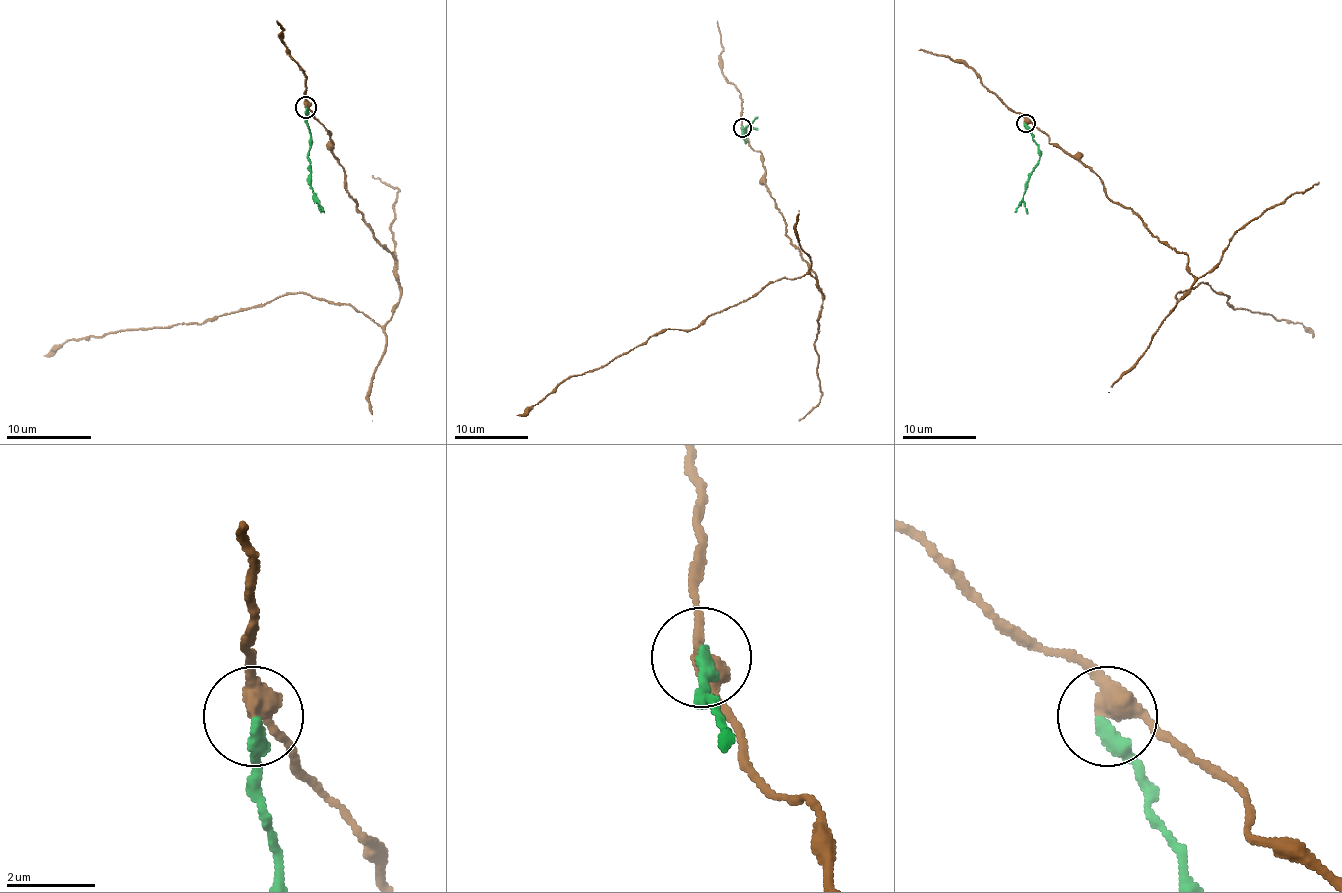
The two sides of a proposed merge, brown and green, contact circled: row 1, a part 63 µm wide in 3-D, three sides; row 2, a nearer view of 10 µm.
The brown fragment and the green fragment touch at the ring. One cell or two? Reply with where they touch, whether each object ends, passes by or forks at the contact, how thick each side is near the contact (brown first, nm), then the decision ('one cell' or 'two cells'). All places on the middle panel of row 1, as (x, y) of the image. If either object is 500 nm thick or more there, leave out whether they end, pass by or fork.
(742, 128) | brown passes by | green ends | 400/320 nm | two cells

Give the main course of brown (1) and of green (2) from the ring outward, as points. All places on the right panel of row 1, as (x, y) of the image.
1: (1025, 123), (1188, 256), (1192, 287), (1172, 311), (1177, 293), (1205, 282), (1234, 309), (1300, 322), (1313, 337)
2: (1025, 123), (1038, 146), (1040, 159), (1023, 194), (1027, 214)

